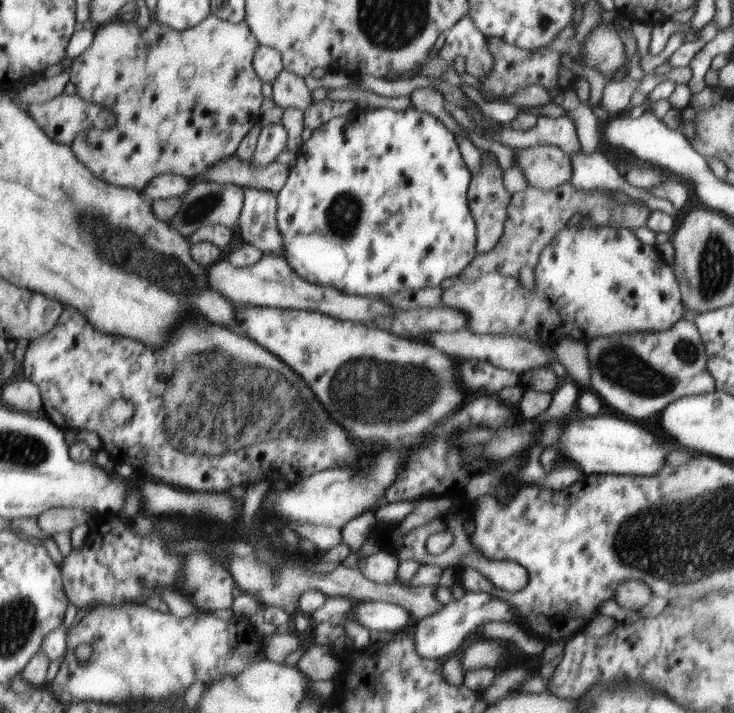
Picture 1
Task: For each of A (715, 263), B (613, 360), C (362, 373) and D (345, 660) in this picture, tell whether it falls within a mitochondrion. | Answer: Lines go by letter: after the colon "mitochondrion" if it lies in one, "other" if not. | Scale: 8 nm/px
A: mitochondrion
B: mitochondrion
C: mitochondrion
D: other

